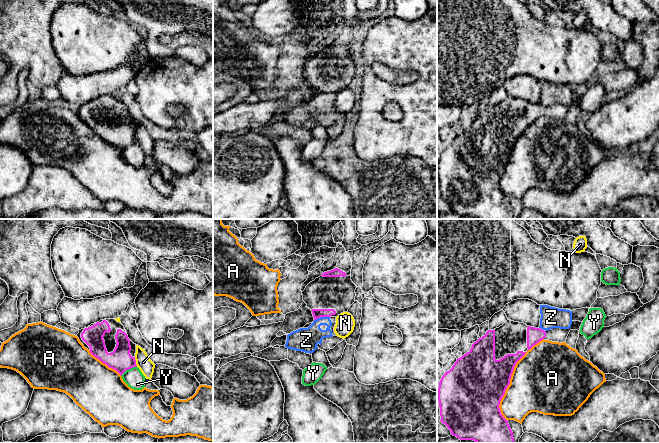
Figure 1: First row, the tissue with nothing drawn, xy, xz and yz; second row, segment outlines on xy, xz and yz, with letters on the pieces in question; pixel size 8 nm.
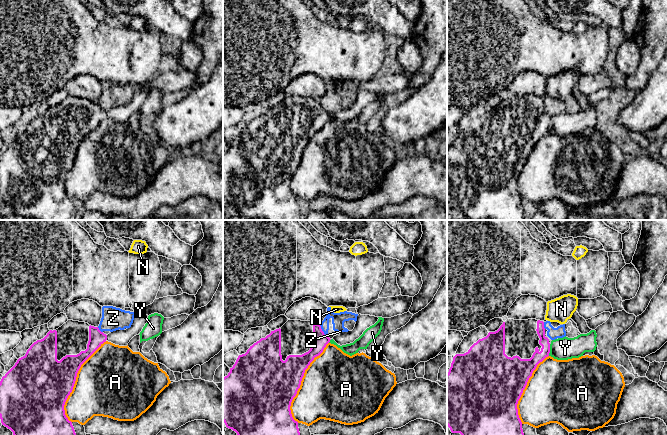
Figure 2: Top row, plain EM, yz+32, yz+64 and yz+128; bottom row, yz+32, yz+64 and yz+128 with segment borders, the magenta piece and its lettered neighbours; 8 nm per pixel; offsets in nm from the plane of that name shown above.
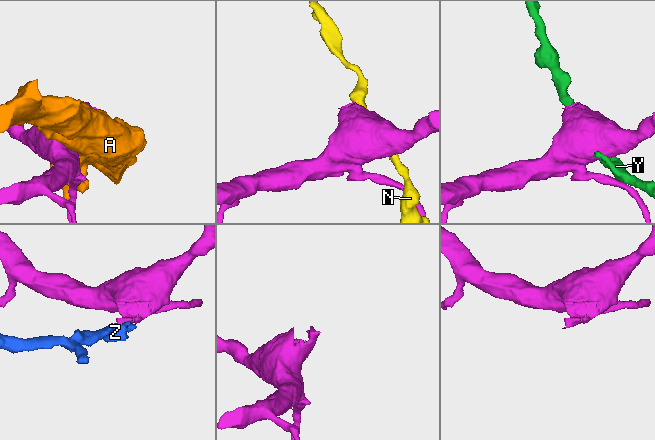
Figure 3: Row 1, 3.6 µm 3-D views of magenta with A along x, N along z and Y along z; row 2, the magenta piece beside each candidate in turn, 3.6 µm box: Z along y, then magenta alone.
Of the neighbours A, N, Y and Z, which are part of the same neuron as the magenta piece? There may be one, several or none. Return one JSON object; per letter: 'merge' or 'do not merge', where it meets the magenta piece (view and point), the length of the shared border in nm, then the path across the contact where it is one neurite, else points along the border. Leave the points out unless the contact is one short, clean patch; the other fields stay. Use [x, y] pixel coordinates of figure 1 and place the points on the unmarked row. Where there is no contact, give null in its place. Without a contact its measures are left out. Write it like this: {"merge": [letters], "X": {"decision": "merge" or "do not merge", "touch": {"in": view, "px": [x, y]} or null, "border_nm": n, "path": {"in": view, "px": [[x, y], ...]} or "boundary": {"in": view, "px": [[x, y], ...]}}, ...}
{"merge": [], "A": {"decision": "do not merge", "touch": {"in": "yz", "px": [510, 154]}, "border_nm": 750}, "N": {"decision": "do not merge", "touch": {"in": "xy", "px": [135, 138]}, "border_nm": 80}, "Y": {"decision": "do not merge", "touch": {"in": "xy", "px": [128, 145]}, "border_nm": 150}, "Z": {"decision": "do not merge", "touch": {"in": "xz", "px": [321, 92]}, "border_nm": 130, "boundary": {"in": "xz", "px": [[329, 92], [321, 92], [314, 96]]}}}

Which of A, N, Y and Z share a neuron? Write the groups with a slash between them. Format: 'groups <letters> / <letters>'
groups A / N / Y / Z

